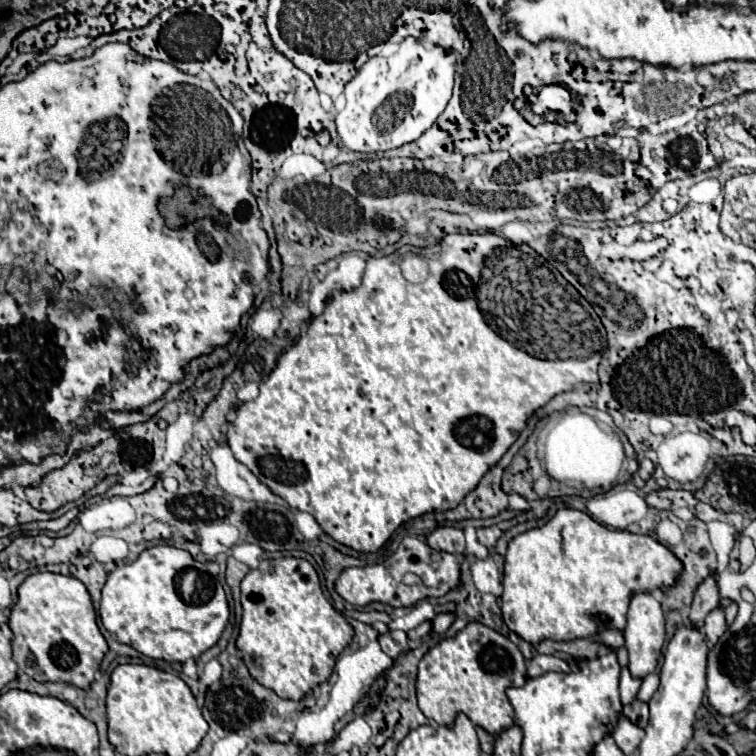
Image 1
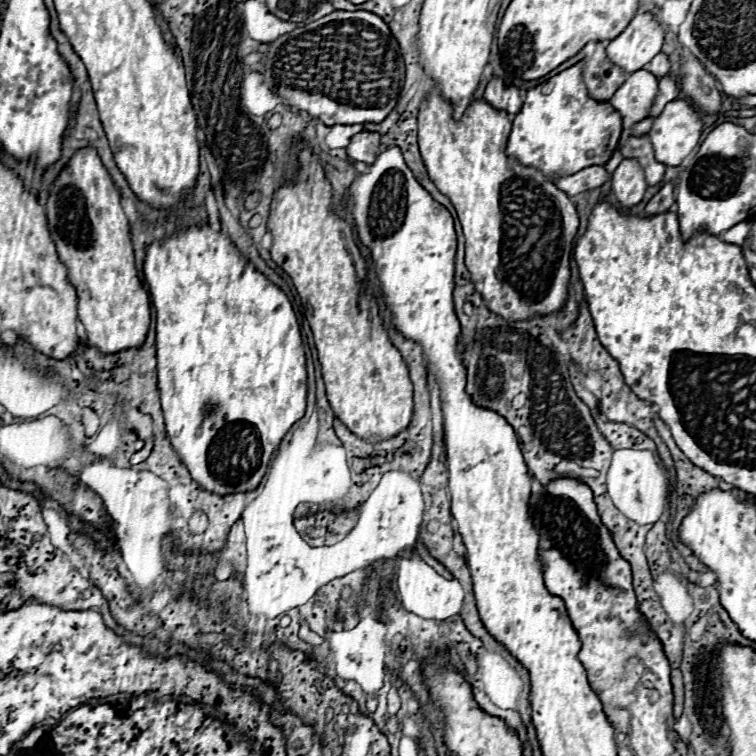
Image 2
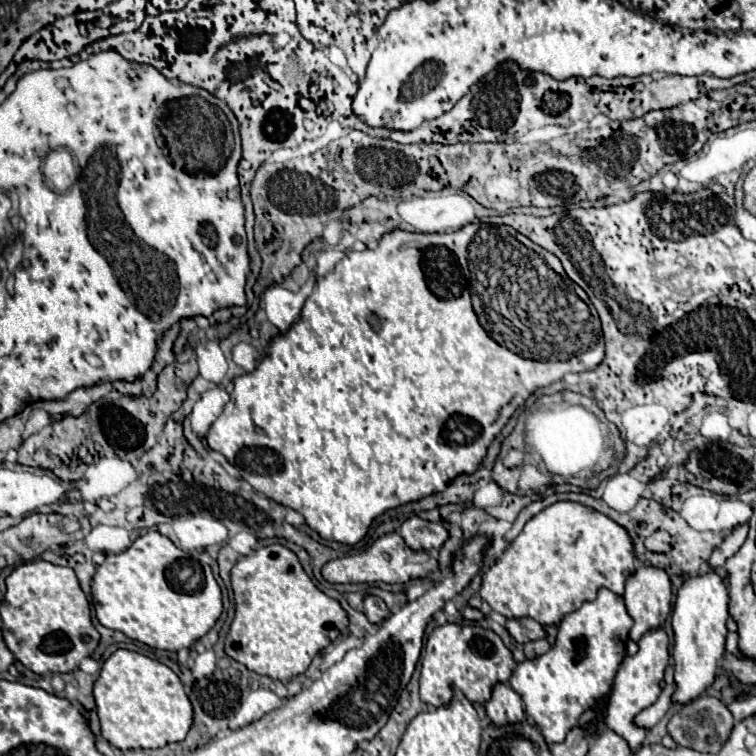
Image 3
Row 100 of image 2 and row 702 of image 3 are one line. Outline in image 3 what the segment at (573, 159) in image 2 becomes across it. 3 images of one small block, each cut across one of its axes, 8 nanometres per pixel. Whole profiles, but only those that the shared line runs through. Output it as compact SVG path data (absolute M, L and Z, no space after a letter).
M602 588L598 598L584 602L568 614L560 626L556 644L550 652L524 660L510 676L510 686L526 704L526 714L540 728L546 744L564 742L566 734L578 724L582 712L604 700L614 686L614 676L626 656L626 640L632 628L632 618L626 612L622 596Z

